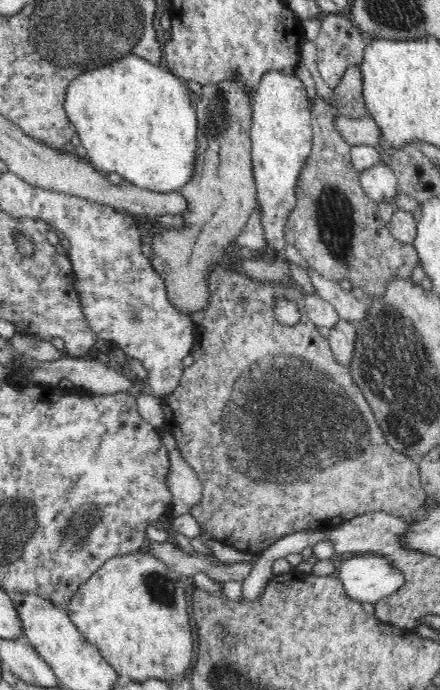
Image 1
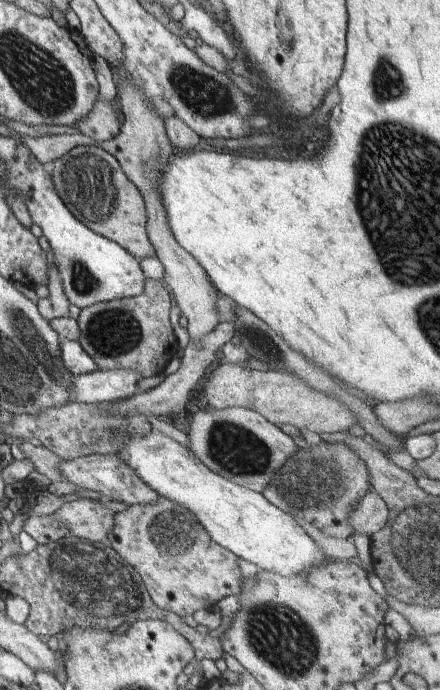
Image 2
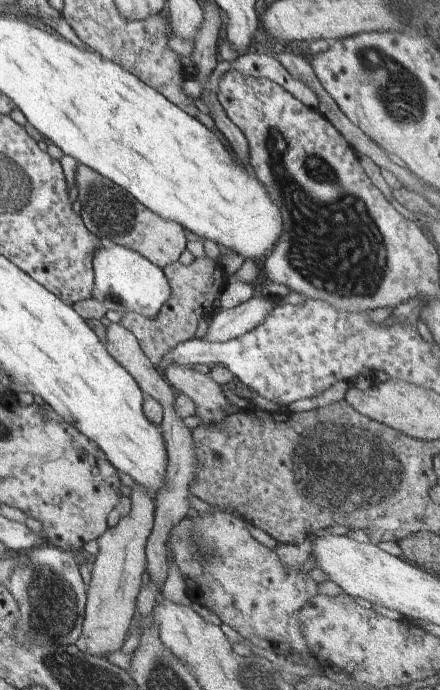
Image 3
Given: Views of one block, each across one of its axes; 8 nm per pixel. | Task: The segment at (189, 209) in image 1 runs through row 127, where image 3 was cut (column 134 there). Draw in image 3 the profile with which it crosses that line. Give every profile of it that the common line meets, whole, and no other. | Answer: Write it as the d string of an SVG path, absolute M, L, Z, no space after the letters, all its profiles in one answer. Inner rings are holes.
M77 162L75 182L80 201L79 215L85 227L98 236L101 241L112 242L138 252L163 269L168 264L178 261L180 254L187 248L189 234L176 222L164 220L132 197L128 191L122 190L112 180L102 176L80 162Z

